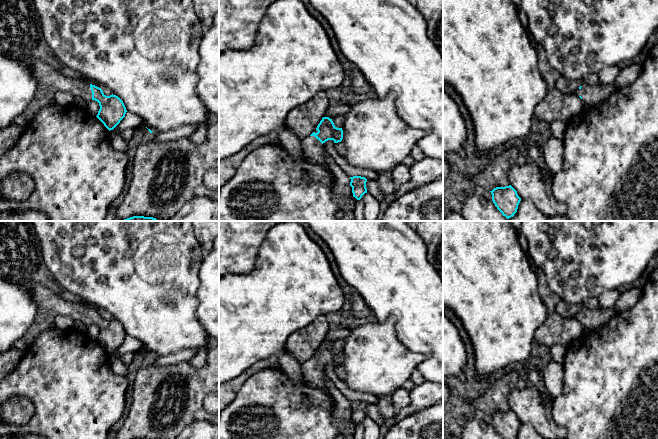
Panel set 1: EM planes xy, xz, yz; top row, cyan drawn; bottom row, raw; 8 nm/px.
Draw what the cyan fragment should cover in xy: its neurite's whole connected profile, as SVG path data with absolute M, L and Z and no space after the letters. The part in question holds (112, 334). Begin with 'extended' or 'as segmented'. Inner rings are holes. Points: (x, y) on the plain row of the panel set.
extended | M24 280L23 283L38 305L38 318L26 334L14 343L15 349L26 352L43 331L55 326L56 316L66 316L87 325L97 325L100 333L96 341L109 355L125 341L127 334L118 320L106 320L101 312L85 304L66 301L57 288L46 287L30 280Z

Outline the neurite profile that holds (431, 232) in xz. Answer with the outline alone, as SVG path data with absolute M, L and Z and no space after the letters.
M418 221L416 232L427 246L429 263L441 273L443 271L443 221Z

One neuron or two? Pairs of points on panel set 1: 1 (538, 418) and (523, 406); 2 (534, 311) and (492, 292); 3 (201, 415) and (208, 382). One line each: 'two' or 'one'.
1: one
2: one
3: one

